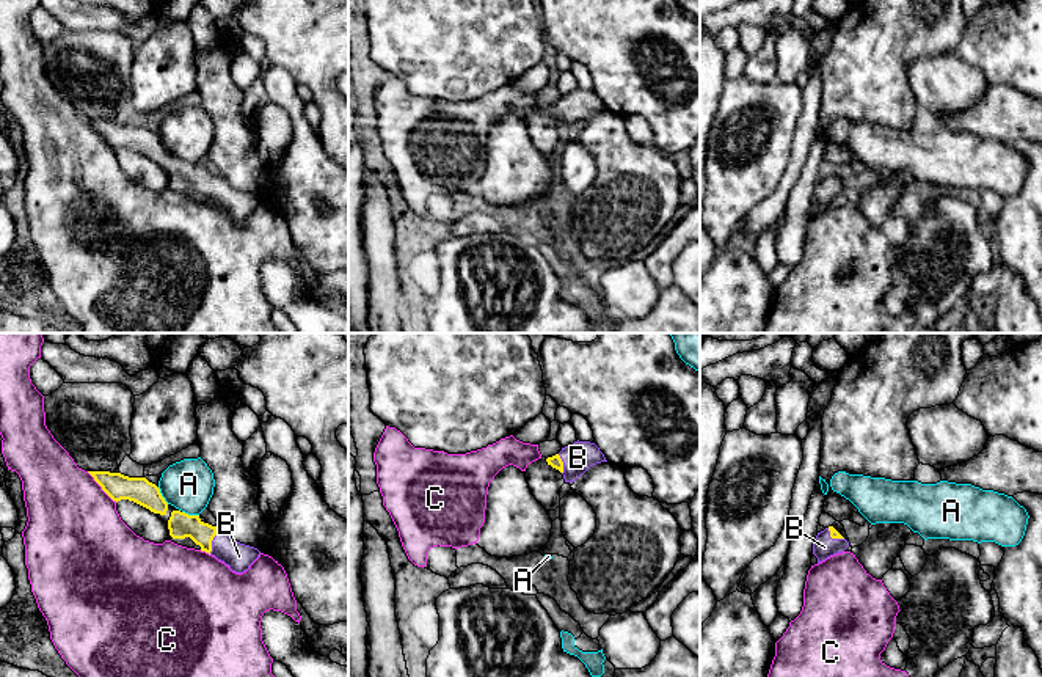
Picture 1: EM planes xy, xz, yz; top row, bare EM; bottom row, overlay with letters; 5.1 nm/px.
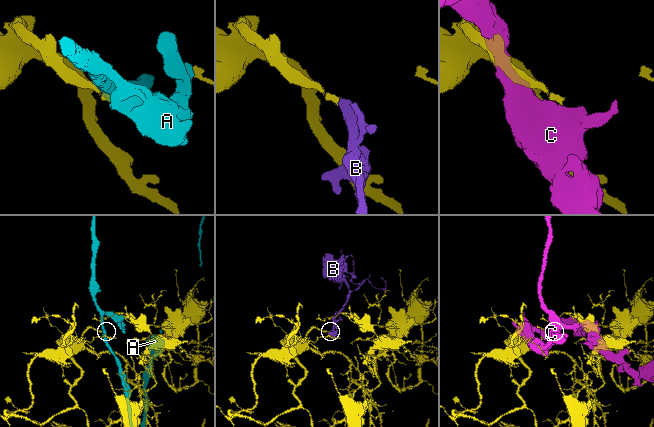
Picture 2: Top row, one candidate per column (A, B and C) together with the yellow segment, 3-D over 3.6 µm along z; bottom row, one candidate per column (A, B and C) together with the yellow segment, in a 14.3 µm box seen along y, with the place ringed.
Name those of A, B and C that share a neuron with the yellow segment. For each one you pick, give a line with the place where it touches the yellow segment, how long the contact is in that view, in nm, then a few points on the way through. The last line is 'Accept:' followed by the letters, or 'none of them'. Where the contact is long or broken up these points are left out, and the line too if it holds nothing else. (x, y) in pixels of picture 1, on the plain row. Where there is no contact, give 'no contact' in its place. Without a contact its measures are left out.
B: contact xy (212, 187); length 140 nm; way xy (181, 173), (189, 173), (212, 187), (239, 204)
Accept: B

